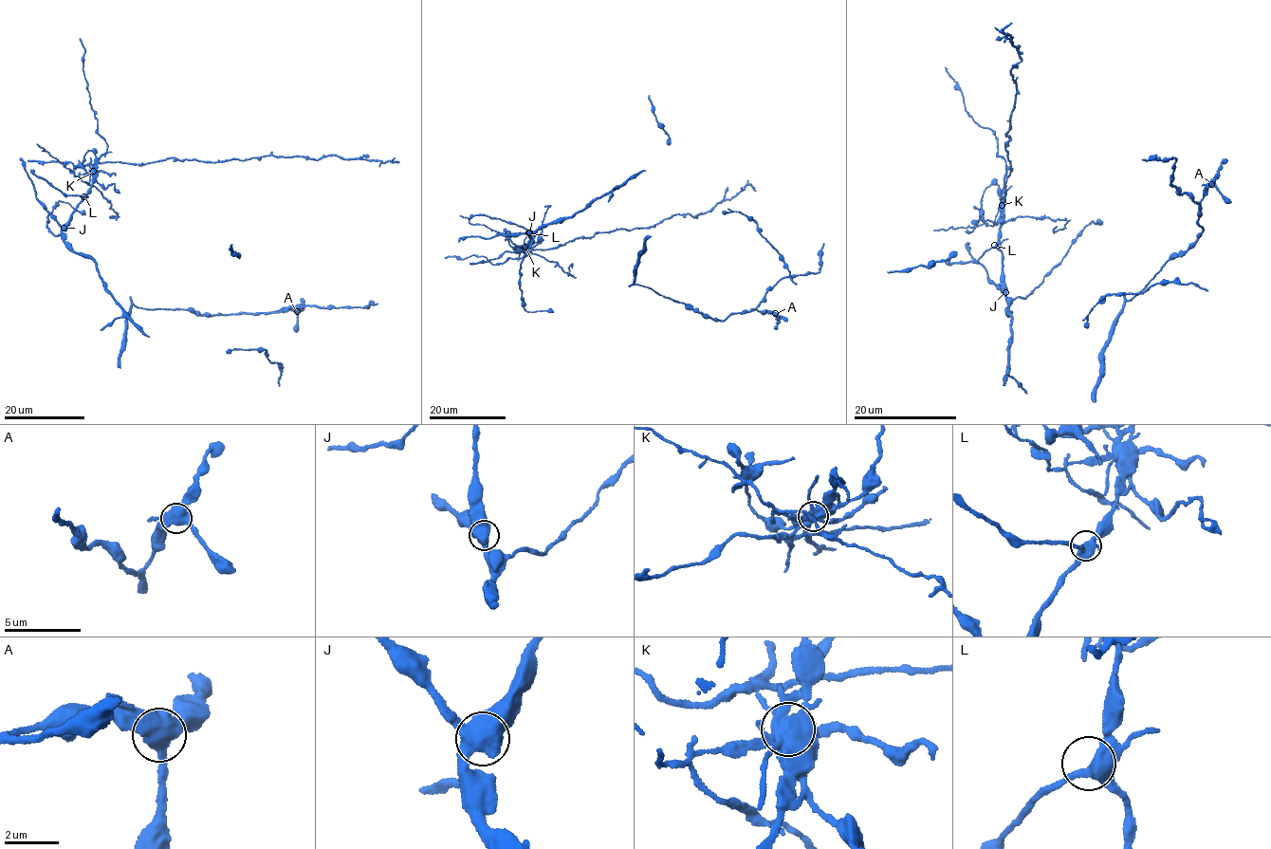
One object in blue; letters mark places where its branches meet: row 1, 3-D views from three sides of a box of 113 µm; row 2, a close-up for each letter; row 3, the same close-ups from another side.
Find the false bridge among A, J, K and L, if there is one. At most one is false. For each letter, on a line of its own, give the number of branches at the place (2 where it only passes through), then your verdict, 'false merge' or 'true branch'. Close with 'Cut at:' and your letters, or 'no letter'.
A: branches 4; true branch
J: branches 3; true branch
K: branches 6; false merge
L: branches 3; true branch
Cut at: K

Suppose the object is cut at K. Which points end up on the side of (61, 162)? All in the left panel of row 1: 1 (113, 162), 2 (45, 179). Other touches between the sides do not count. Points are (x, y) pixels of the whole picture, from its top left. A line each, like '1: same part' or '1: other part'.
1: same part
2: other part

